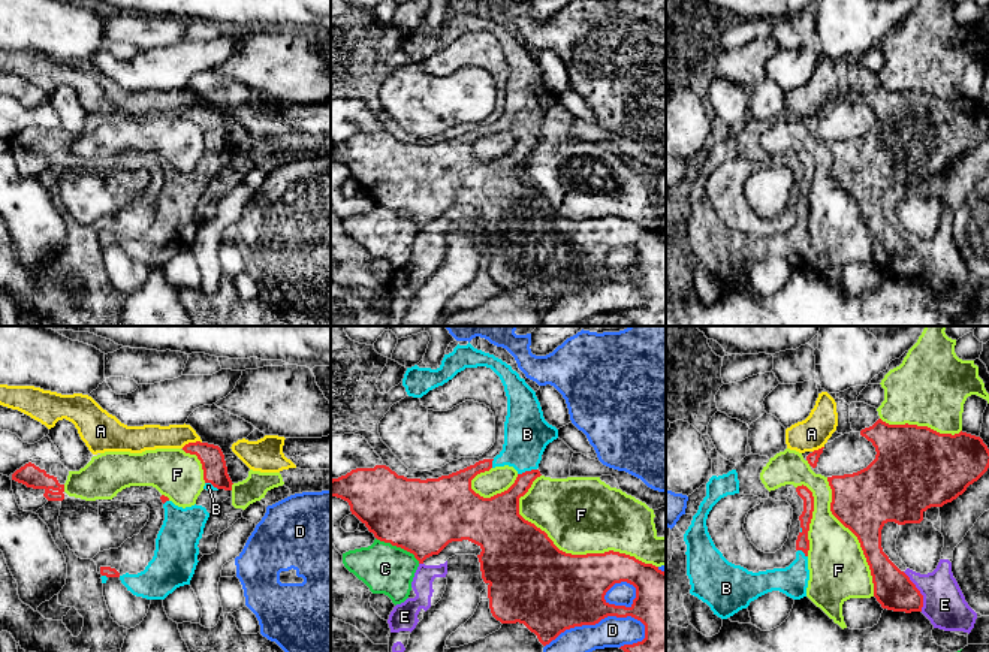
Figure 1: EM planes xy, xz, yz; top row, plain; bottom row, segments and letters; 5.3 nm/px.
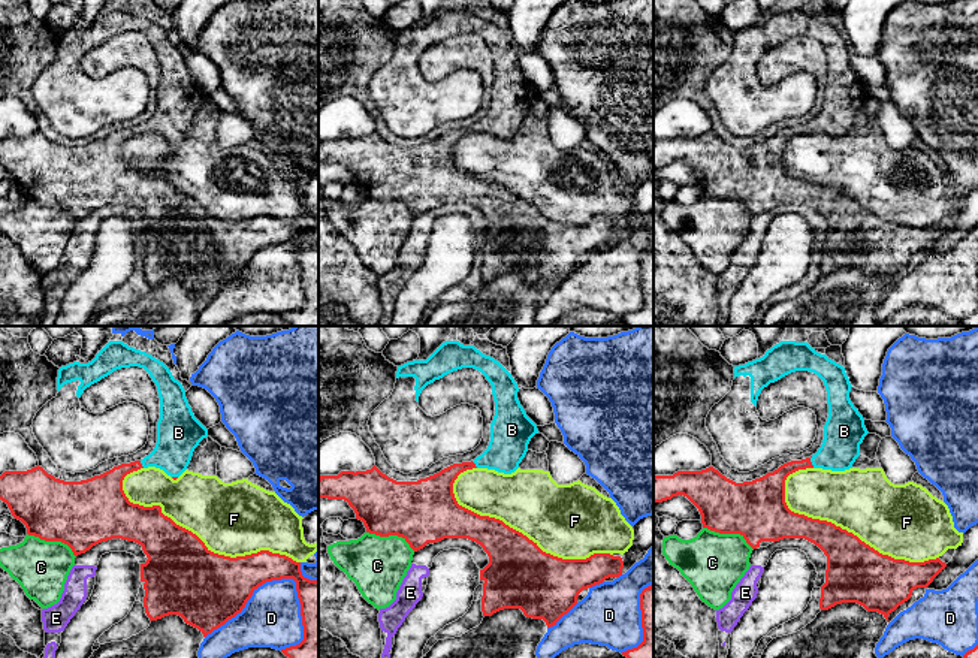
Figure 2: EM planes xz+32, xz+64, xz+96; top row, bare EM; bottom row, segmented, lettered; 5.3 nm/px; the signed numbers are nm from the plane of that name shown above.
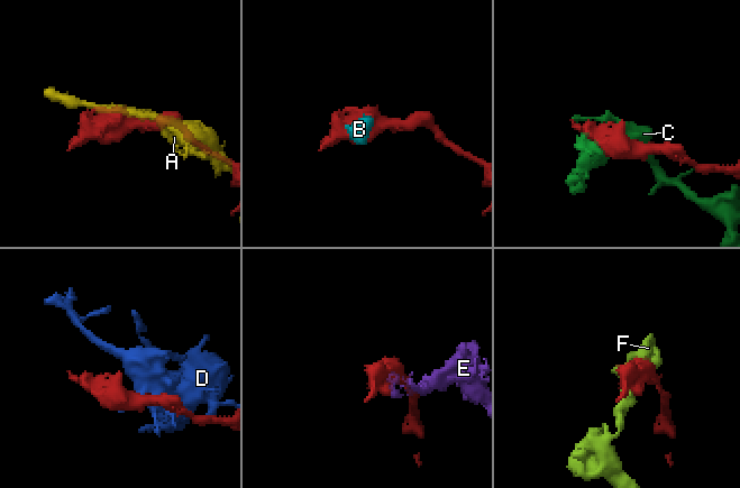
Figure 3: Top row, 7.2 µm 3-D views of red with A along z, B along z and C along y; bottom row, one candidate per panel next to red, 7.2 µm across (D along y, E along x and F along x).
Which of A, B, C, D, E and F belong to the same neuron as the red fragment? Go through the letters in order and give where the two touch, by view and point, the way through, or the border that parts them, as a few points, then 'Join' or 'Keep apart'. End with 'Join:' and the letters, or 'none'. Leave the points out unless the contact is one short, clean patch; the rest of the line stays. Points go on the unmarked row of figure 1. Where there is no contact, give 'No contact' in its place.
A: Touches red at xy (190, 108). Keep apart
B: Touches red at xz (527, 136). Join
C: Touches red at xz (398, 211). Keep apart
D: Touches red at xz (594, 289). Keep apart
E: Touches red at yz (919, 256). Keep apart
F: Touches red at xz (581, 220). Keep apart
Join: B

